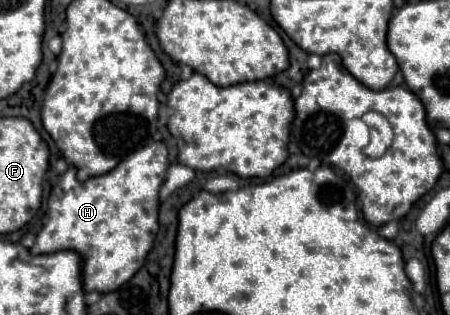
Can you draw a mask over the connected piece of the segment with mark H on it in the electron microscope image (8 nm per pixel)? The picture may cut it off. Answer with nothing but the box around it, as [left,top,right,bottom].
[30,141,168,293]

